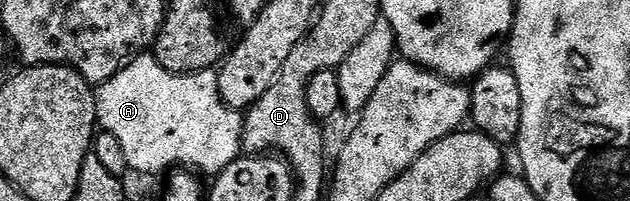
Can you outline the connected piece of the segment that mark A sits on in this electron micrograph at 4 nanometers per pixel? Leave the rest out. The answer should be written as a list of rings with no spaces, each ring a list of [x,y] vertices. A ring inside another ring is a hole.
[[[142,54],[122,72],[96,85],[95,95],[100,131],[112,134],[123,146],[134,173],[153,176],[178,166],[201,174],[209,168],[222,172],[242,155],[244,115],[223,102],[212,68],[180,76],[159,66],[156,56]]]

